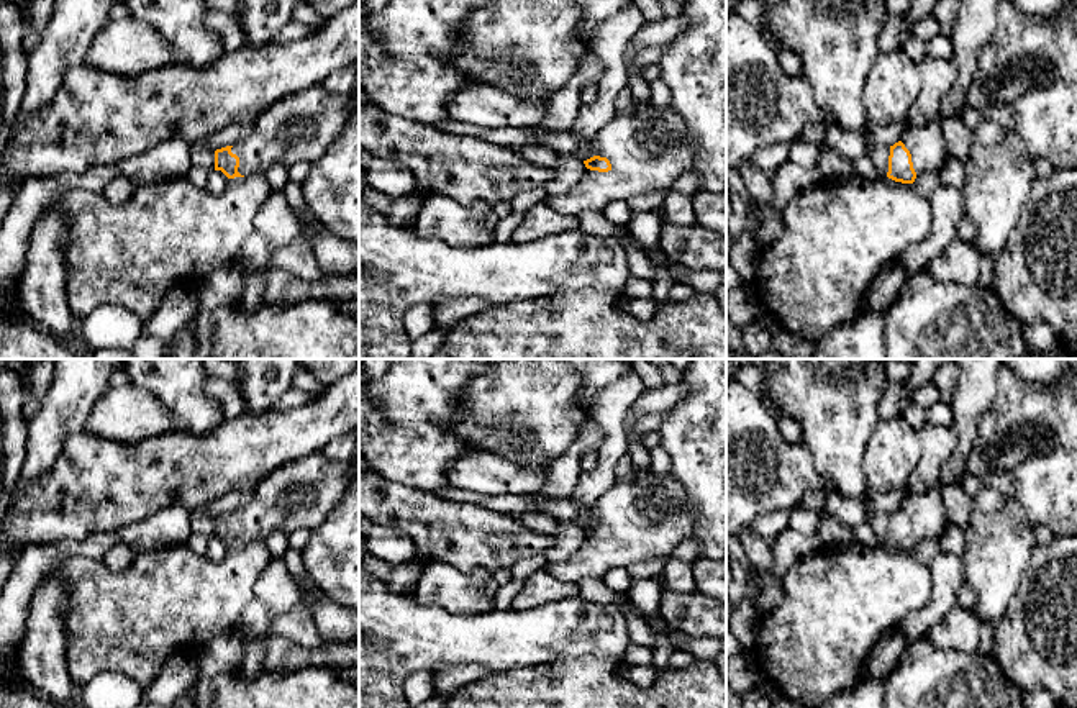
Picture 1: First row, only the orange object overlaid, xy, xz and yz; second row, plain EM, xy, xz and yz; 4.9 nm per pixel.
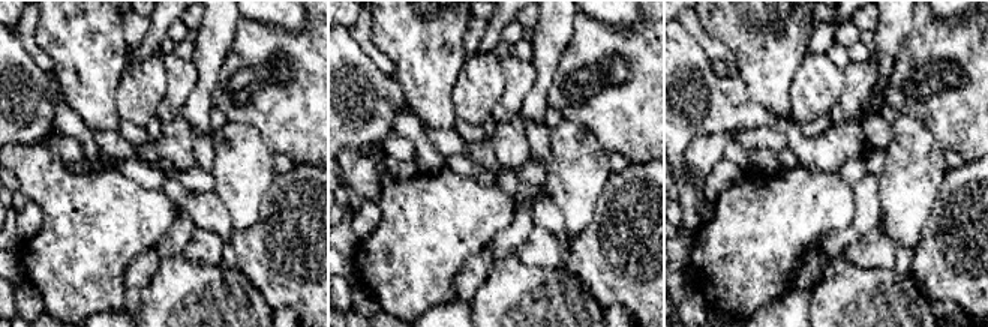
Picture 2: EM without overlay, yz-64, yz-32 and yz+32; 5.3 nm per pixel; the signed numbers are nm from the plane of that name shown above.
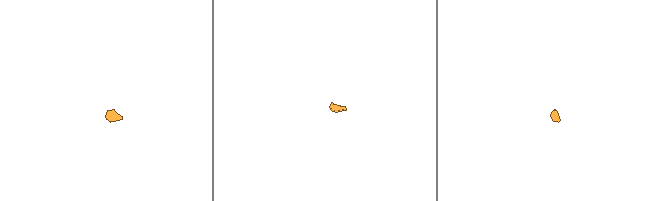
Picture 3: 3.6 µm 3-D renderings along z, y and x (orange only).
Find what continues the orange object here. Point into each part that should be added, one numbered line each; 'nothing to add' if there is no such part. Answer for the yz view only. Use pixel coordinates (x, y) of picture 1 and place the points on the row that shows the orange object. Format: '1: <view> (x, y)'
1: yz (925, 143)

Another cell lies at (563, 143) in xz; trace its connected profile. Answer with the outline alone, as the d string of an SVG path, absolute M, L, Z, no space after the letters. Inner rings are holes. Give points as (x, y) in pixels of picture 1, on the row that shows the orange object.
M451 118L438 123L436 128L446 133L470 136L513 149L528 144L544 144L552 148L557 154L572 154L580 161L597 156L593 139L579 139L572 131L531 134L529 129L525 128L480 128L475 125L454 121Z

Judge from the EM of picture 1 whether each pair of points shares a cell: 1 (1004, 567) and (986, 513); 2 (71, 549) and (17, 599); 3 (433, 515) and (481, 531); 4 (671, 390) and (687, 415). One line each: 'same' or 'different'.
1: same
2: same
3: same
4: different

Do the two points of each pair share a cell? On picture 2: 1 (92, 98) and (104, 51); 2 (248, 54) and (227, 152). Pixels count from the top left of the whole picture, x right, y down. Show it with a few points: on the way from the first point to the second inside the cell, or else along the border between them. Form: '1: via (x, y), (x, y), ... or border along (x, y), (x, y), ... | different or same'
1: via (92, 86), (92, 63) | same
2: border along (228, 119), (248, 123), (258, 132), (263, 141) | different

